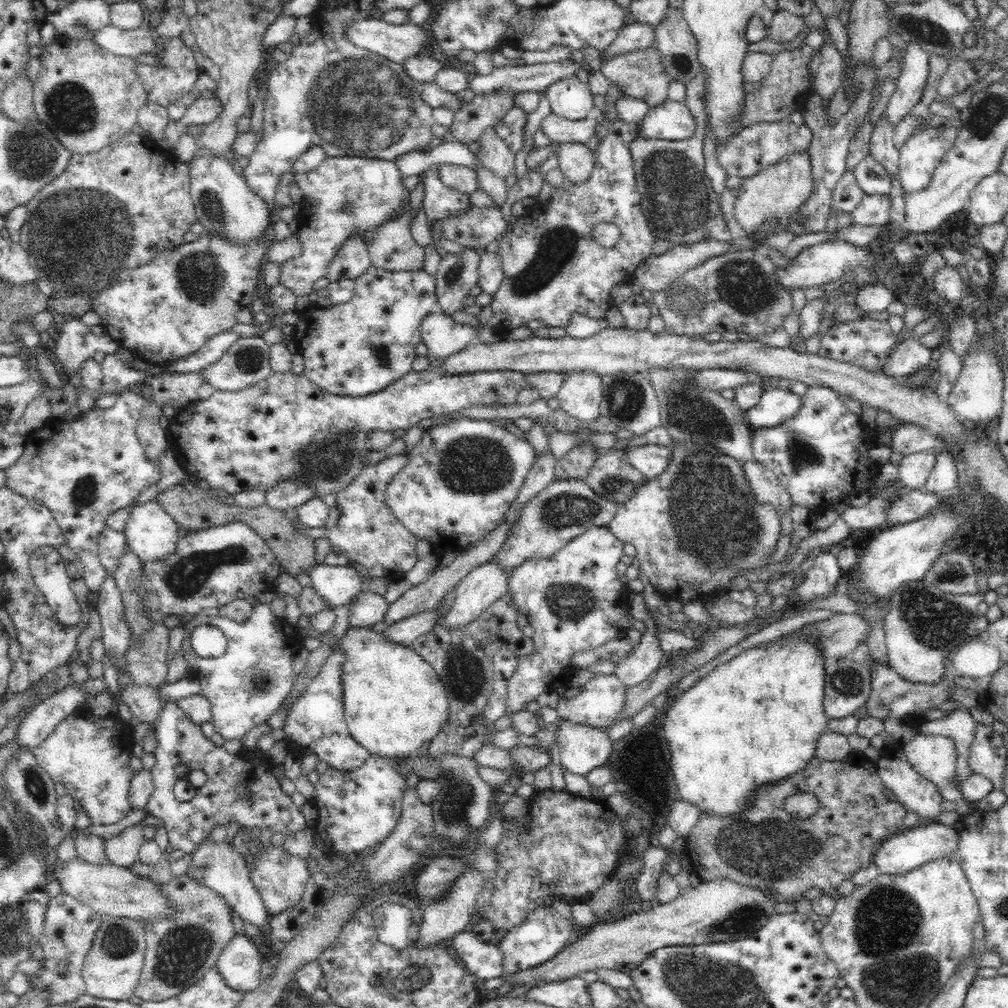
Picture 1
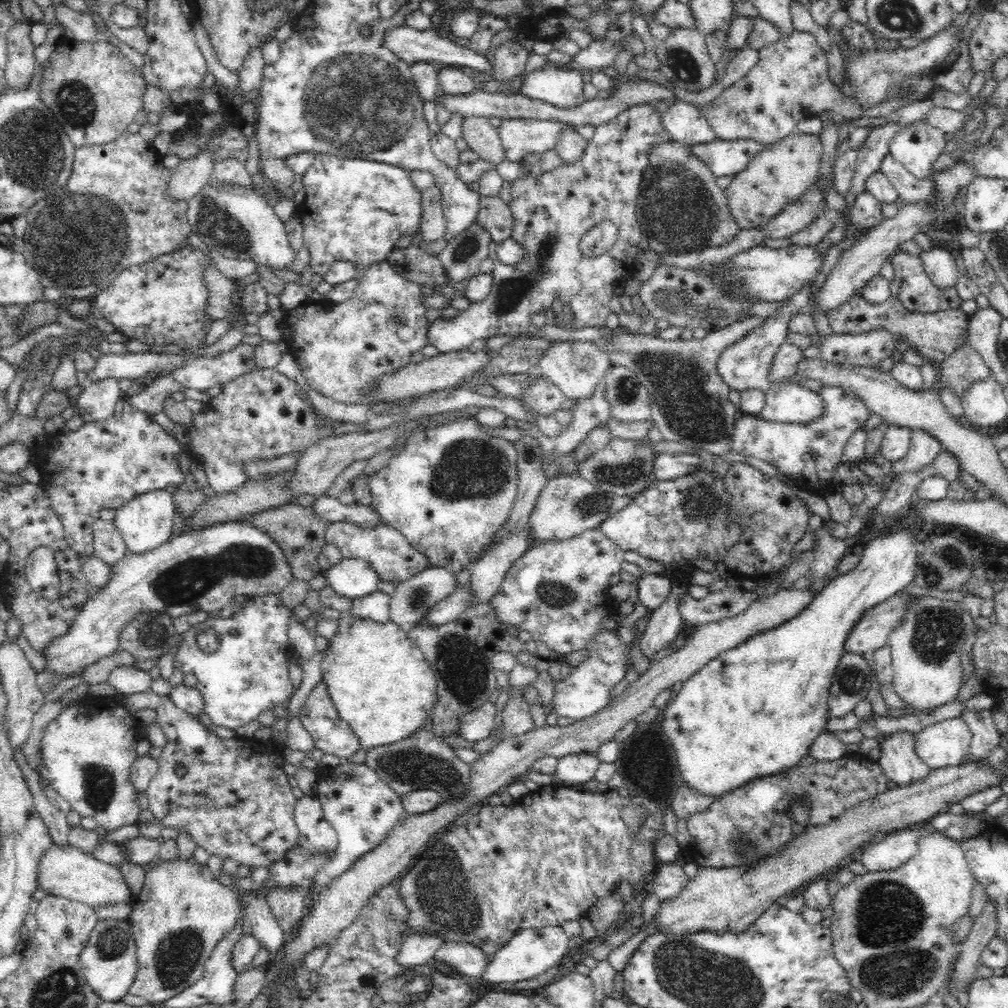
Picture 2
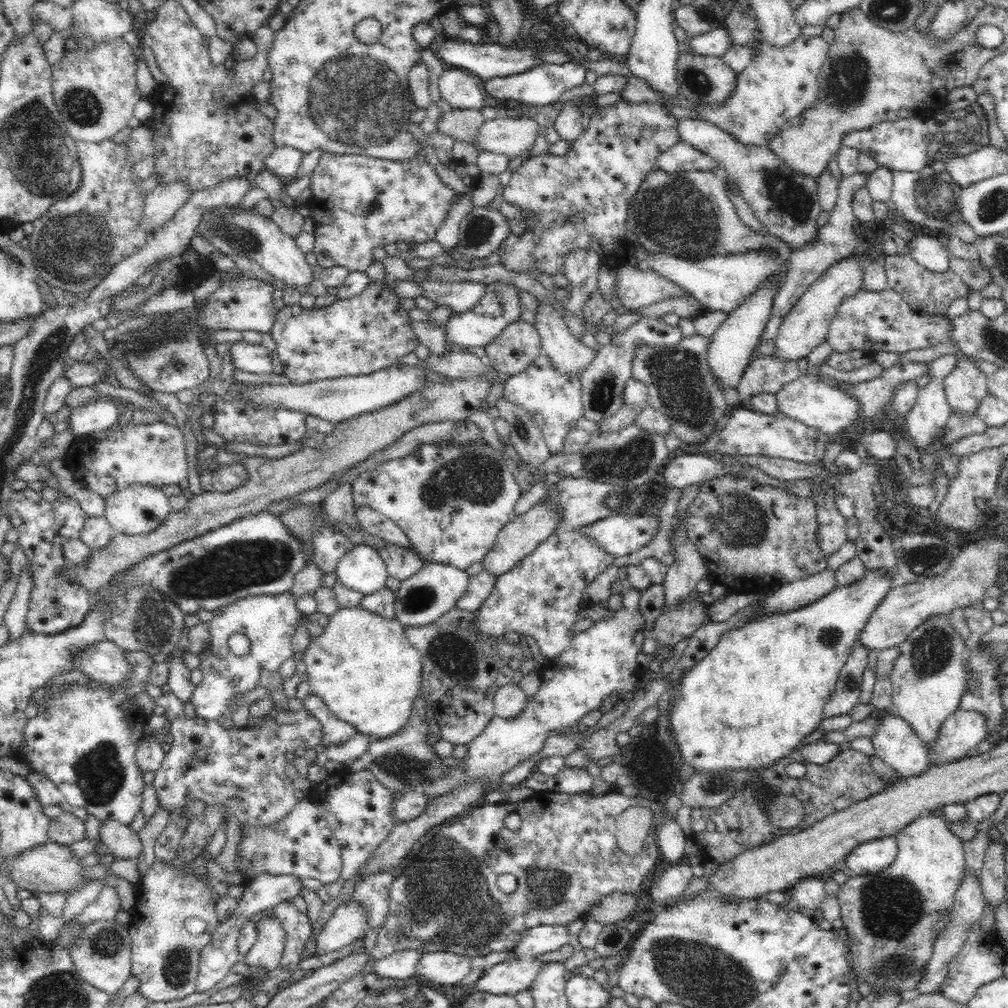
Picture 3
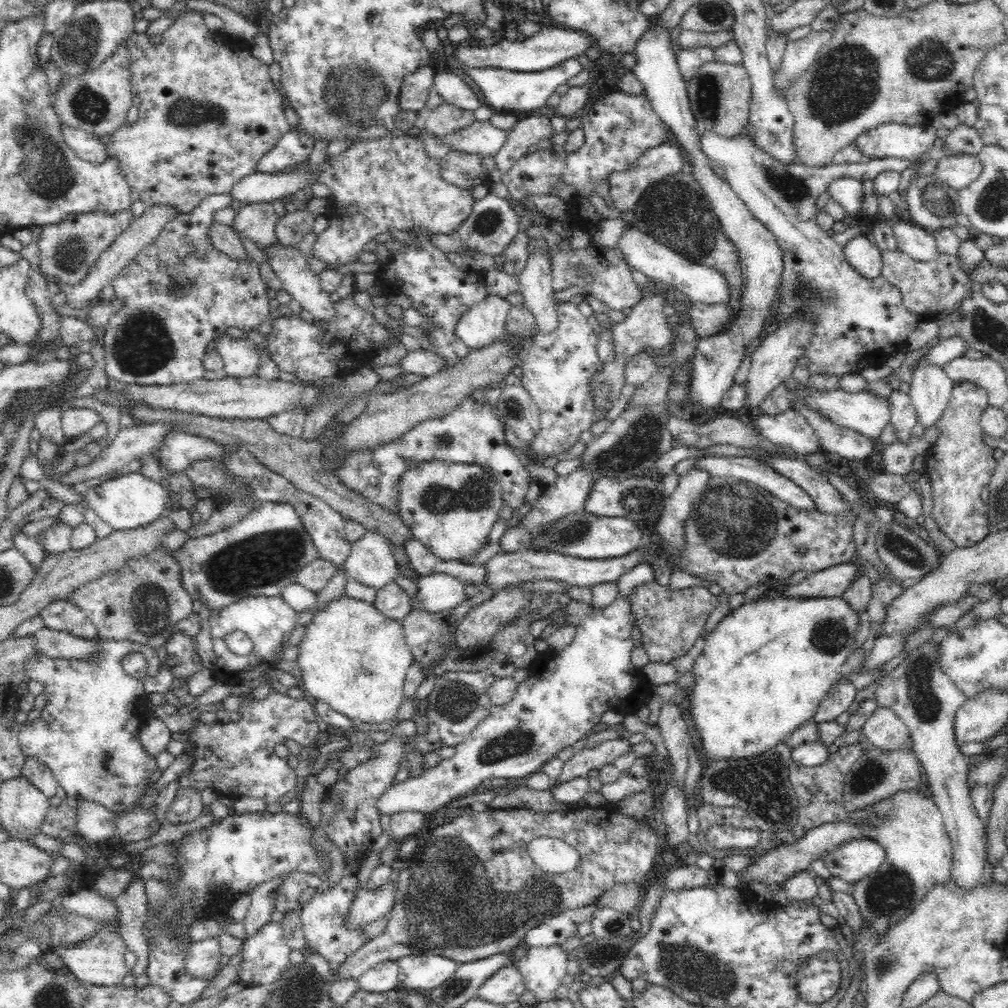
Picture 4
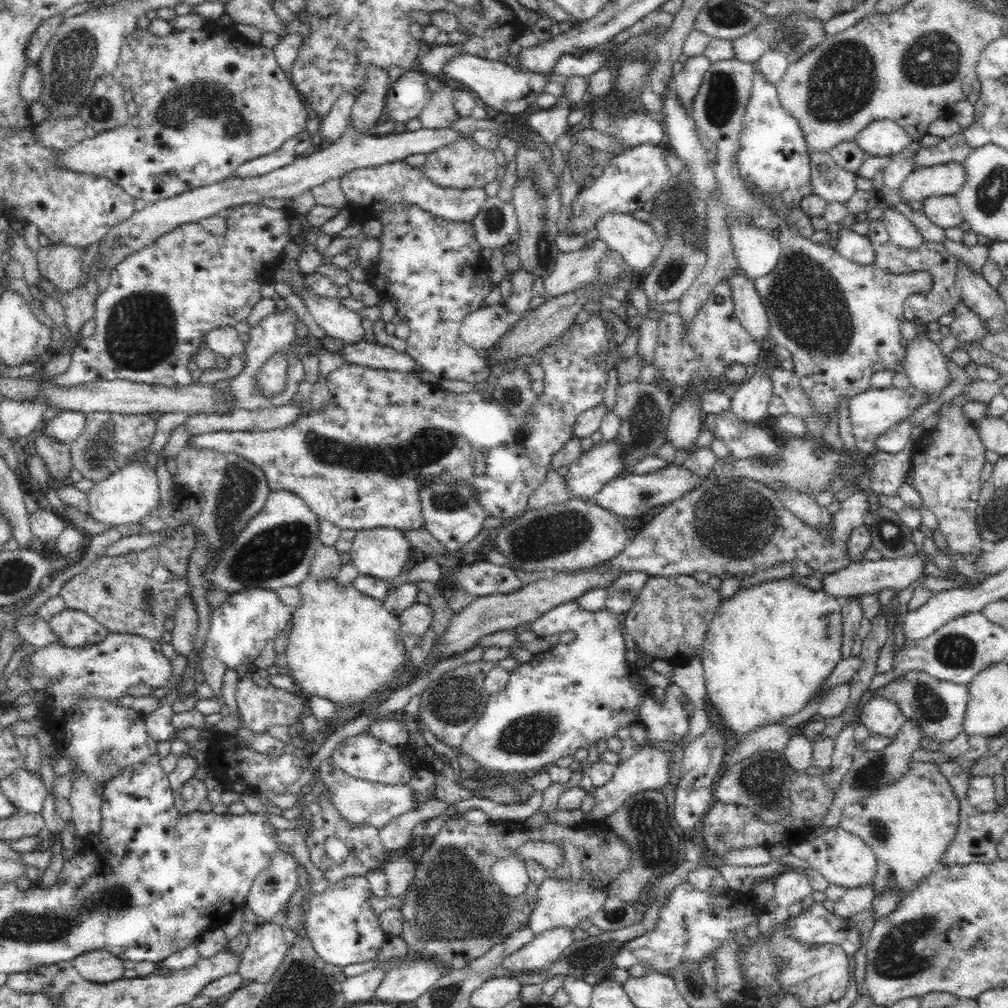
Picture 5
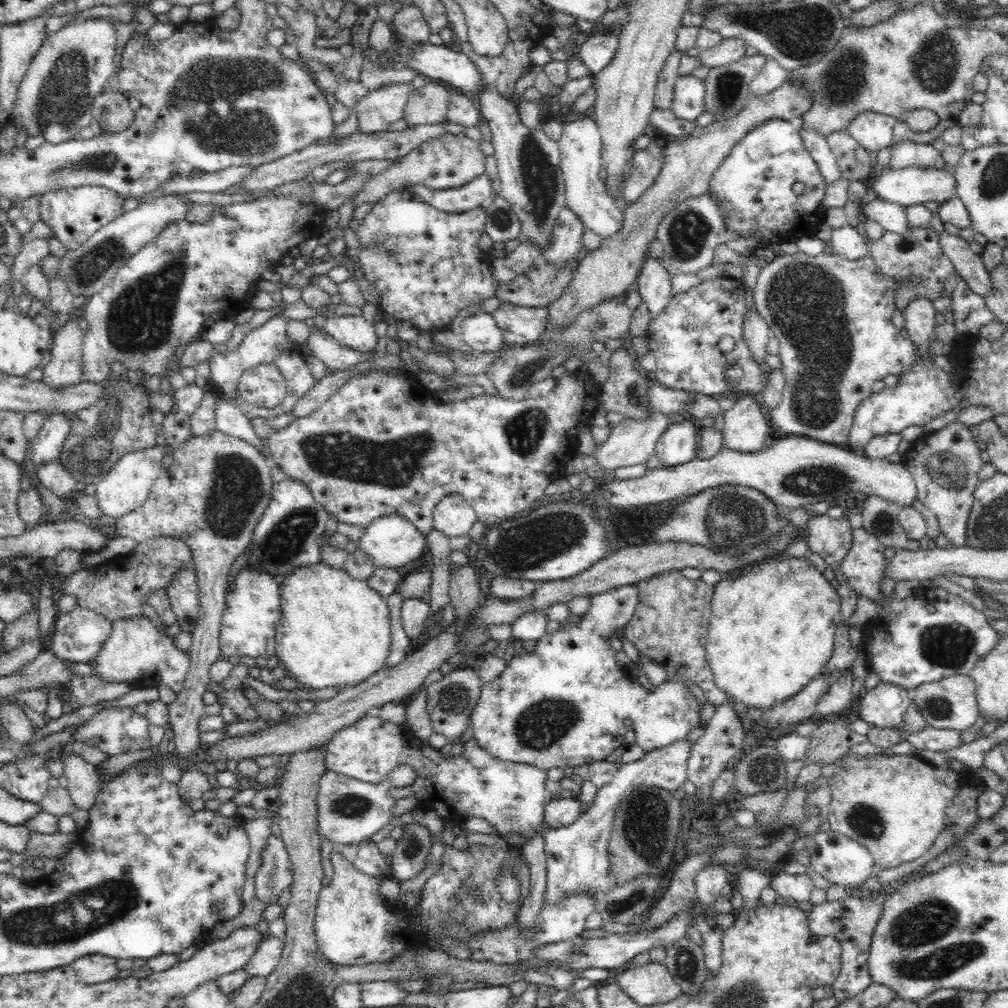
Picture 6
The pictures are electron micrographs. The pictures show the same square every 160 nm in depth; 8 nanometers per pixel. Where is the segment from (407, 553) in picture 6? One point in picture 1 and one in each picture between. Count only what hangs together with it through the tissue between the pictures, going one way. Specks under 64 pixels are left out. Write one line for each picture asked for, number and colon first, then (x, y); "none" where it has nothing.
1: (336, 585)
2: (350, 578)
3: (361, 569)
4: (370, 563)
5: (381, 553)

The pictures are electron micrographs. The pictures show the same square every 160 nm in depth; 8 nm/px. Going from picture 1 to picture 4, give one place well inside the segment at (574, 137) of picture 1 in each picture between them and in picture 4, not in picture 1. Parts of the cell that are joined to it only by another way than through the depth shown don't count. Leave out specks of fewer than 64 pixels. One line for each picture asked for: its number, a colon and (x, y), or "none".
2: (518, 136)
3: (512, 136)
4: (482, 138)

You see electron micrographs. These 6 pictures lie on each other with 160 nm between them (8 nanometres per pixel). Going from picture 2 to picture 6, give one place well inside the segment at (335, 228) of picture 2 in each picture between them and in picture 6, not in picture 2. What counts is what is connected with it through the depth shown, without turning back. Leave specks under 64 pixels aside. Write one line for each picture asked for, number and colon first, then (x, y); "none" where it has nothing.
3: (358, 203)
4: (377, 185)
5: (370, 191)
6: (476, 193)

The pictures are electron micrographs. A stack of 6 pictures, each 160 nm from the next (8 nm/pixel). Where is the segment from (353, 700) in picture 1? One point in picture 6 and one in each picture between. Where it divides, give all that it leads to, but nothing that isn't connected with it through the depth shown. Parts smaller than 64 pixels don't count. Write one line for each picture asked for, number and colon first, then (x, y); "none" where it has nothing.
2: (380, 682)
3: (363, 666)
4: (353, 658)
5: (344, 646)
6: (334, 631)

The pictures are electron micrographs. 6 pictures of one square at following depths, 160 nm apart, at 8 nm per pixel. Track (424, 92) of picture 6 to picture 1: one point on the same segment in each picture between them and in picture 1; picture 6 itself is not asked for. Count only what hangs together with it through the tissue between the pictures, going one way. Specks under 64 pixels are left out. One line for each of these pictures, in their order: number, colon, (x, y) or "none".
1: (494, 154)
2: (482, 137)
3: (463, 124)
4: (446, 119)
5: (439, 113)

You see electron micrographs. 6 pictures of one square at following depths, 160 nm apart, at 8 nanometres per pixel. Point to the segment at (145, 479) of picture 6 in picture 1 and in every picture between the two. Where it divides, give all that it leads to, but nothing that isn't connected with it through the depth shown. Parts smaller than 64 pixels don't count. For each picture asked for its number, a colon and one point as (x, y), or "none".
1: (151, 533)
2: (145, 523)
3: (137, 510)
4: (131, 501)
5: (132, 492)

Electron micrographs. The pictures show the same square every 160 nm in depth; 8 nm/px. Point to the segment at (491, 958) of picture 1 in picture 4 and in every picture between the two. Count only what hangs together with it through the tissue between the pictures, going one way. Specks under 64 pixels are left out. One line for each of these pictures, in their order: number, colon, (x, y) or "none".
2: (467, 960)
3: (443, 968)
4: (417, 973)

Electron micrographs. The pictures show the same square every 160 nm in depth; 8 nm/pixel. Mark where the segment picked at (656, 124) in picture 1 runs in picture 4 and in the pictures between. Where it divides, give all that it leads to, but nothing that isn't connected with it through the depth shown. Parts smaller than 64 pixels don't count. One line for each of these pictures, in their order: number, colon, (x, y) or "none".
2: (684, 122)
3: (786, 203)
4: (860, 321)

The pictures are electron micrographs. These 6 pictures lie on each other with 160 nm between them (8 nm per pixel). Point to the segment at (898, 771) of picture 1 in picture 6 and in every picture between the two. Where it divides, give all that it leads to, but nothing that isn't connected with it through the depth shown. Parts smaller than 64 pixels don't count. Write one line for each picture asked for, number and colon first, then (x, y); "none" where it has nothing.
2: (898, 760)
3: (896, 743)
4: (886, 731)
5: (880, 716)
6: (884, 706)

